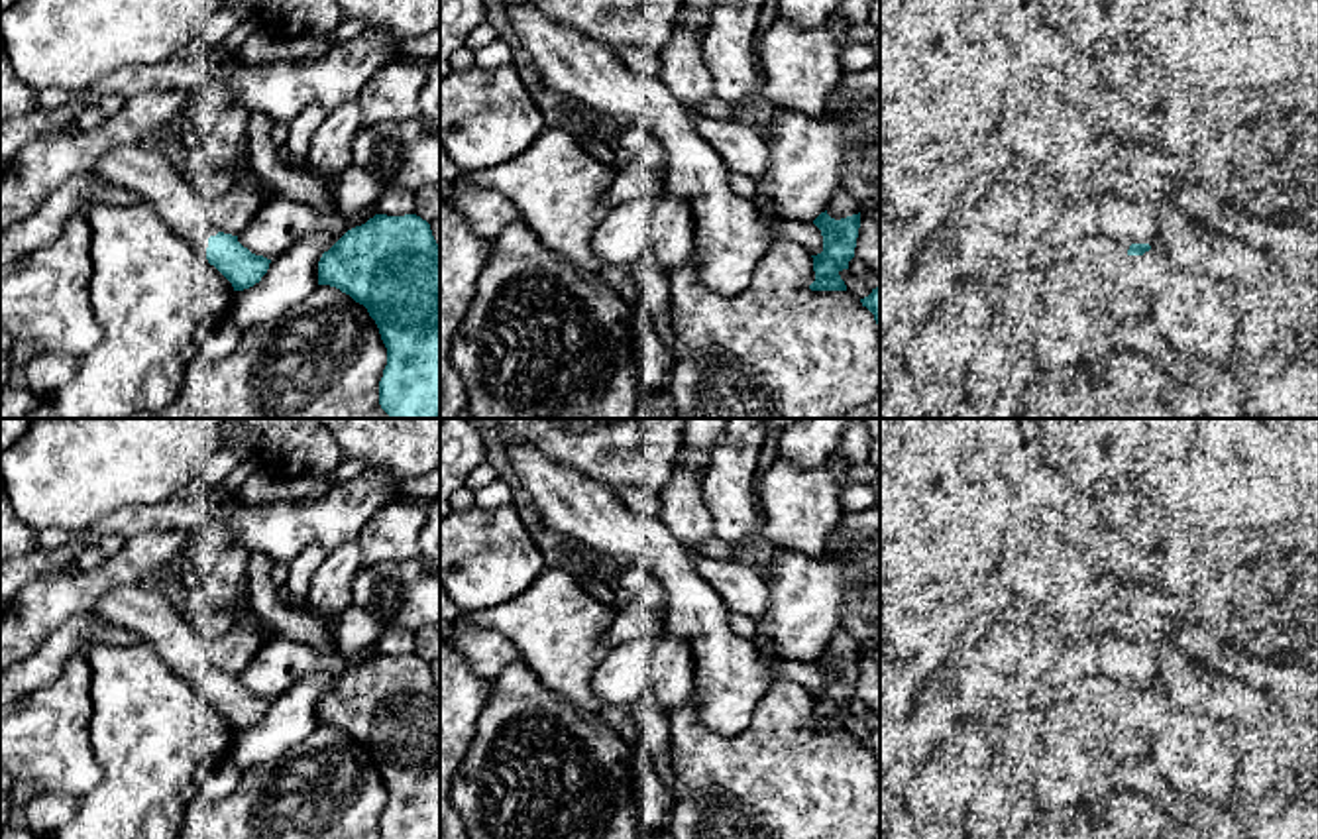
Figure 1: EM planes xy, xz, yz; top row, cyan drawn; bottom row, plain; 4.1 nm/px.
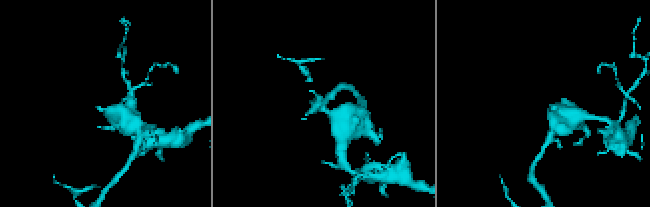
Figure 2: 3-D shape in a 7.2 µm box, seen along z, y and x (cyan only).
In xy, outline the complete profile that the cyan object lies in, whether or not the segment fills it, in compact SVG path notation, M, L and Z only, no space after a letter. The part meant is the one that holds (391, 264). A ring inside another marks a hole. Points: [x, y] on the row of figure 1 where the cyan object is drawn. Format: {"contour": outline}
{"contour": "M375 214L348 230L318 261L318 285L330 285L363 305L387 348L379 405L391 419L440 419L440 246L416 214Z"}

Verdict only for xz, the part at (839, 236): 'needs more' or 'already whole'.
already whole

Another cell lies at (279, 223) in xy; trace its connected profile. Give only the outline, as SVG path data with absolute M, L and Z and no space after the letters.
M275 195L259 206L253 220L238 234L238 242L255 255L273 259L287 252L302 236L316 232L348 232L373 218L377 206L346 214L318 212L310 204Z

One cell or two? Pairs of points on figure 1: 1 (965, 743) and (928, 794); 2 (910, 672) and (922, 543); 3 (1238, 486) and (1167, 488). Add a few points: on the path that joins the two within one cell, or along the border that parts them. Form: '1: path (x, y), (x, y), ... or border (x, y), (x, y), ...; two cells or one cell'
1: path (965, 755), (939, 783); one cell
2: path (920, 641), (920, 574); one cell
3: path (1220, 486), (1185, 486); one cell

